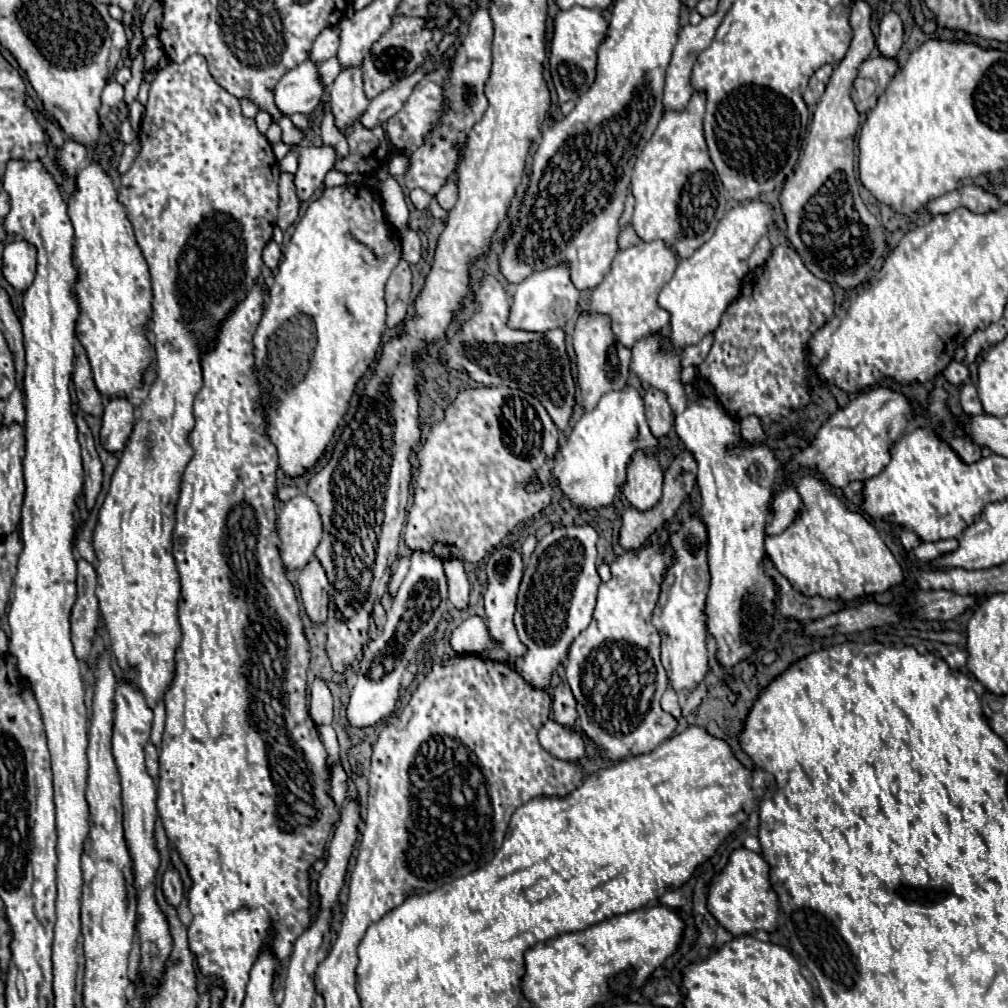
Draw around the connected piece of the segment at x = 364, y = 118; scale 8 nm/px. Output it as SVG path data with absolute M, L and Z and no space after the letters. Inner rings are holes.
M420 68L412 76L408 76L404 80L398 80L392 88L384 90L380 96L372 98L366 112L360 116L360 124L364 124L364 128L382 126L390 116L394 116L404 106L404 102L408 100L412 88L424 76L424 72L426 70Z

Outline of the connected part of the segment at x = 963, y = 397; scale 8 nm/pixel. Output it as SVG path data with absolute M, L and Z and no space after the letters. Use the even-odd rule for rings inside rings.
M964 384L962 386L962 392L960 392L960 404L962 404L962 410L966 414L984 414L984 408L980 404L980 398L978 398L978 392L976 392L976 386L974 384Z

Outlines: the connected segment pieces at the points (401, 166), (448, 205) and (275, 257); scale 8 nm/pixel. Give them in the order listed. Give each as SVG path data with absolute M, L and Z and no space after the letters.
M396 154L396 156L390 160L388 170L390 170L390 174L406 174L408 166L410 166L410 160L408 160L404 154Z
M448 180L448 182L442 186L442 190L436 194L438 204L440 204L446 212L450 212L450 210L454 208L456 198L458 198L458 188L456 188L456 184L454 184L452 180Z
M270 240L270 242L268 242L268 246L264 248L264 254L262 254L264 264L266 264L270 270L274 270L274 268L278 266L278 262L280 262L280 256L282 256L280 246L278 246L274 240Z

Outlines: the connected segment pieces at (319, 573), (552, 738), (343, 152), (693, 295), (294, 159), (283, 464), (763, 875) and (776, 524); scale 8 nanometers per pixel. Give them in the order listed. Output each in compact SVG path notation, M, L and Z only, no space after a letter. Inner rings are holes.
M312 558L304 568L300 568L298 586L300 586L300 596L306 608L306 614L310 616L312 622L322 624L328 614L328 590L326 588L330 588L330 584L326 580L326 572L322 564L316 558Z
M550 720L540 728L538 736L540 736L542 748L546 748L556 758L562 758L562 760L584 758L586 742L580 736L580 732L576 732L574 728L568 728L558 724L556 720Z
M326 104L324 106L324 120L322 120L322 126L320 126L320 132L322 132L322 140L326 146L334 146L336 148L336 154L338 158L344 158L348 156L348 144L346 144L346 138L342 136L342 132L336 128L334 124L334 116L330 114L330 106Z
M750 200L734 206L724 214L716 226L714 236L704 242L690 258L682 260L672 280L662 288L658 304L670 312L670 340L678 348L698 344L706 334L714 332L720 324L728 304L740 292L742 278L748 274L748 258L756 242L768 234L772 222L772 206L766 202Z
M288 150L288 154L286 154L286 158L280 162L280 168L284 170L284 172L296 172L296 168L298 168L298 152L296 150Z
M344 184L324 188L296 224L284 260L274 276L264 316L254 334L256 374L264 382L266 394L272 396L266 398L266 430L278 448L280 468L286 476L298 476L312 468L330 444L338 422L344 418L356 382L366 374L386 330L384 286L400 256L398 234L386 220L380 192L370 186Z
M738 848L730 854L724 870L712 876L706 906L712 912L712 916L734 936L748 934L752 930L772 932L776 928L778 896L770 886L768 872L770 868L760 854L750 852L746 848Z
M788 488L784 490L782 494L774 494L772 498L772 516L770 516L770 522L766 524L766 534L780 534L784 532L792 518L795 518L796 512L802 508L802 500L800 496L796 494L794 488Z

